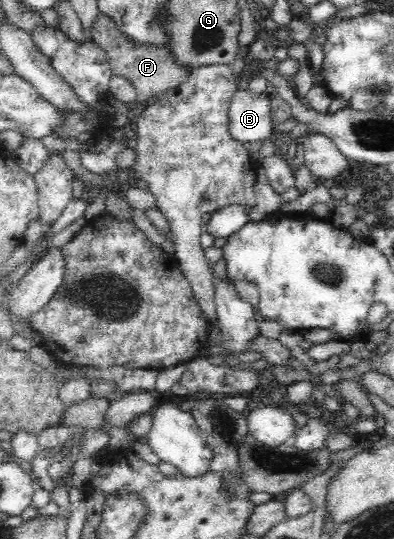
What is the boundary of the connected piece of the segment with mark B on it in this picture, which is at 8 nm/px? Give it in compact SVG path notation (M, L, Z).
M238 90L229 104L229 131L236 141L256 142L270 138L274 125L270 121L270 99L268 92L254 94Z

